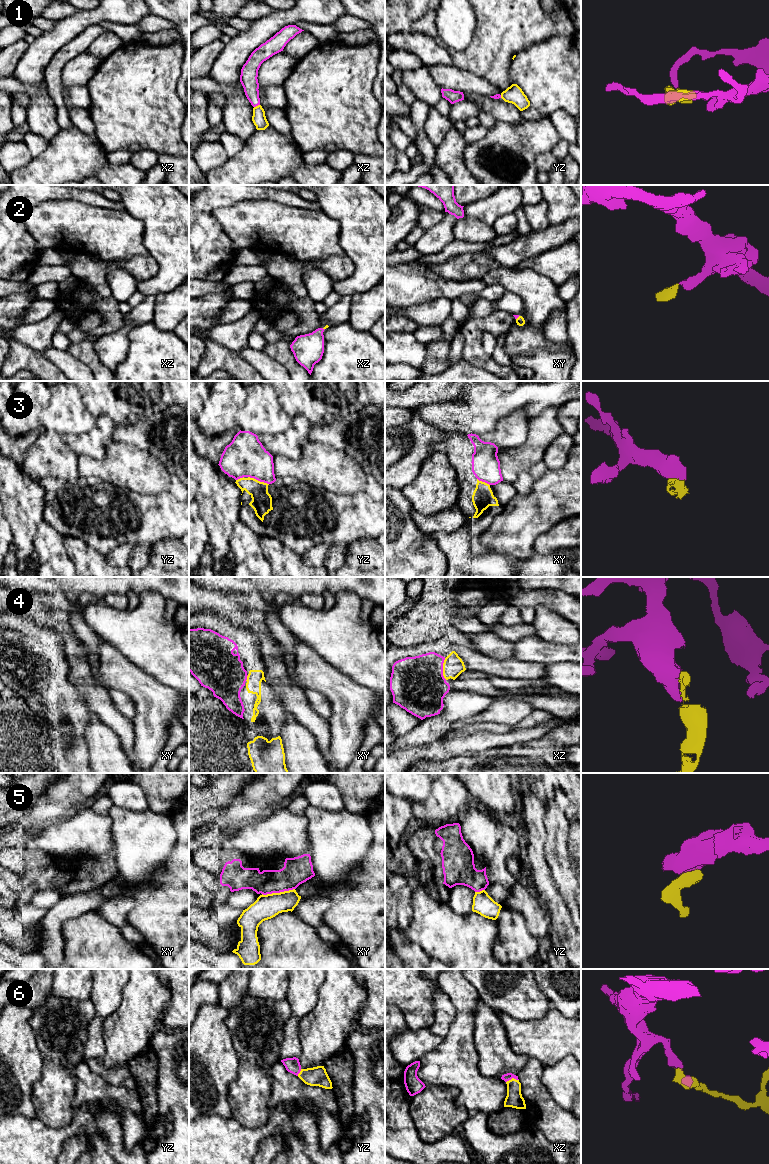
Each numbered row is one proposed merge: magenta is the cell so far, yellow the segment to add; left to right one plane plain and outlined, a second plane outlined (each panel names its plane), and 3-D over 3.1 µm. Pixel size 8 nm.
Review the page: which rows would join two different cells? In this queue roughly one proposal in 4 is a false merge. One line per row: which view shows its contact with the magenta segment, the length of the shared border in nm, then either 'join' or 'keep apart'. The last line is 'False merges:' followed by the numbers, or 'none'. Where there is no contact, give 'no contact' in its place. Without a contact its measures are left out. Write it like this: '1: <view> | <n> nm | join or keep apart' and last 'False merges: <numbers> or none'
1: xz | 50 nm | join
2: xy | 40 nm | join
3: yz | 180 nm | keep apart
4: xz | 180 nm | join
5: xy | 260 nm | keep apart
6: xz | 110 nm | join
False merges: 3, 5

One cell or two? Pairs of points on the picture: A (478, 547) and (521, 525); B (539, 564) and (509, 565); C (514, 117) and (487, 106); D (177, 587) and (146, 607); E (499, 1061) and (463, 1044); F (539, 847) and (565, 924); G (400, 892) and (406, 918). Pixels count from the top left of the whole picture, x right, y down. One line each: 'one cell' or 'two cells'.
A: two cells
B: one cell
C: one cell
D: two cells
E: two cells
F: one cell
G: one cell

